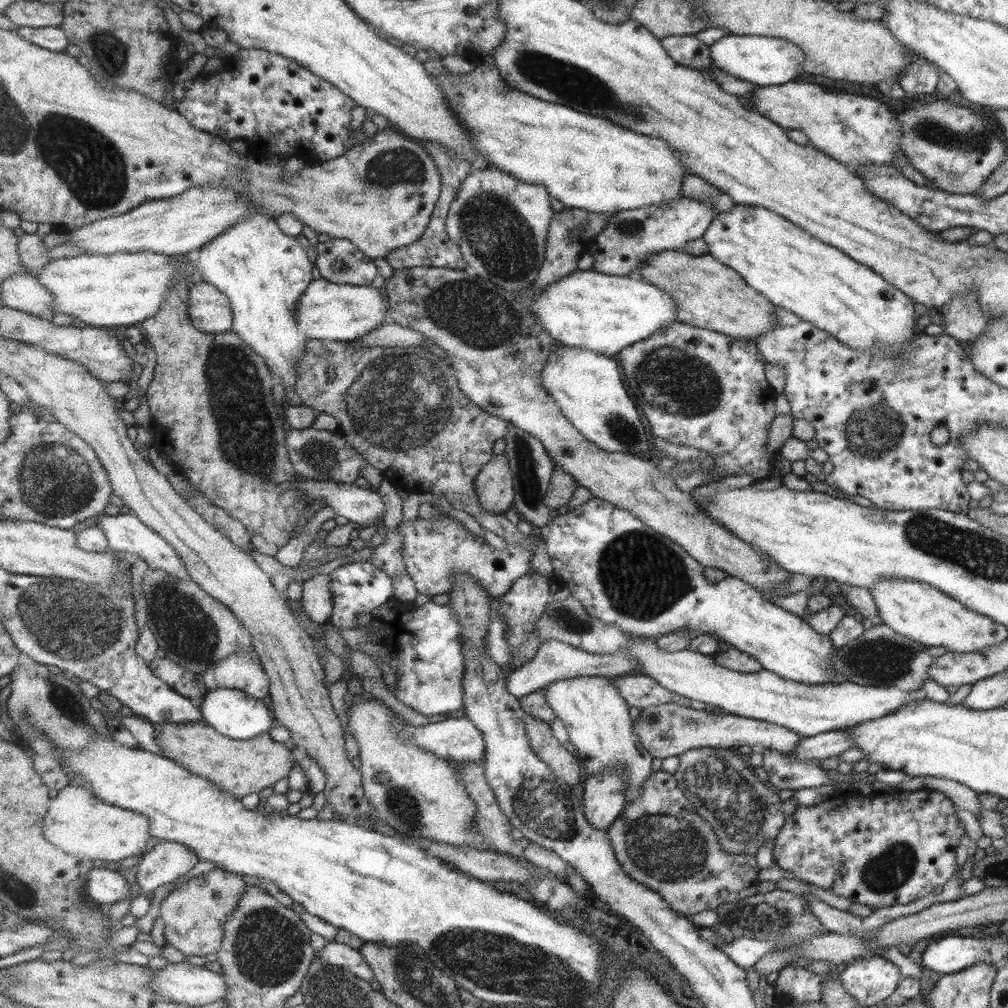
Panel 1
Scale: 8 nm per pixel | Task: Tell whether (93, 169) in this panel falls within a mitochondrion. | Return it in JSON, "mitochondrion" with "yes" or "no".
{"mitochondrion":"yes"}

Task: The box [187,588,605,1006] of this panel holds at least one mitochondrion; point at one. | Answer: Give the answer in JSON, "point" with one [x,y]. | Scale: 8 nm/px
{"point":[501,965]}

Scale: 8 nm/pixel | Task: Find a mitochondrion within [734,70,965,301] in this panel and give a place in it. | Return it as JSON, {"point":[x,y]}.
{"point":[926,132]}

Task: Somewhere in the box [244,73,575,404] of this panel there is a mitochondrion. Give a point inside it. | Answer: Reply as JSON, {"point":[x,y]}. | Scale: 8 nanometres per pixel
{"point":[503,241]}

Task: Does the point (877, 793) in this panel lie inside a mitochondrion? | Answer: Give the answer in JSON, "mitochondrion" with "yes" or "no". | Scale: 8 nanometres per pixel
{"mitochondrion":"no"}

